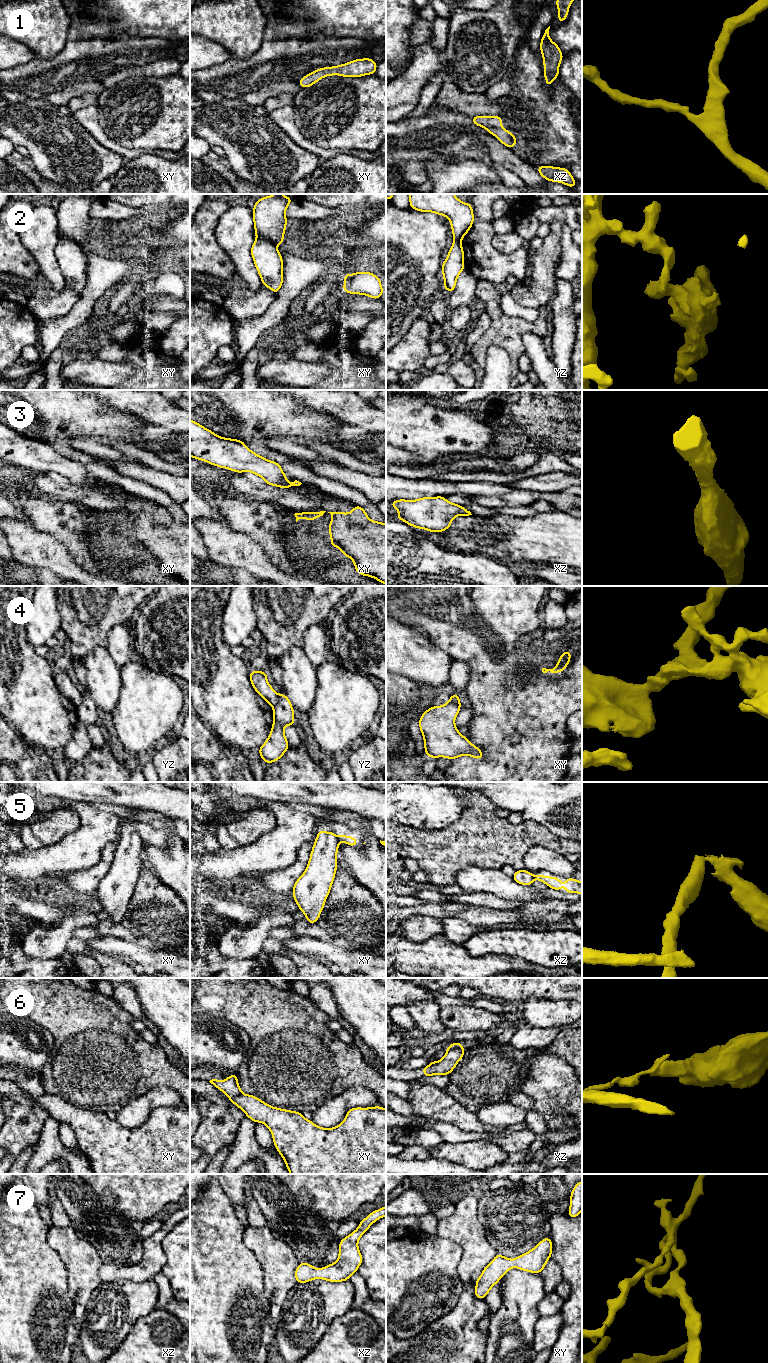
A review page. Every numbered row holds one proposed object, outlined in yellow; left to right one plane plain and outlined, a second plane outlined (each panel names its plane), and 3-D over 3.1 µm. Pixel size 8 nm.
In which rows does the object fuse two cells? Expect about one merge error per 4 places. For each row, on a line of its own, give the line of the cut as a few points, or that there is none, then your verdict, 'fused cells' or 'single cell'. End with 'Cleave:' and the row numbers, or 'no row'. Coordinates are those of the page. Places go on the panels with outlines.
1: cut none; single cell
2: cut xy (257, 237), (267, 239), (275, 246); fused cells
3: cut none; single cell
4: cut yz (278, 694), (278, 702), (273, 707); fused cells
5: cut xy (336, 836), (339, 840); fused cells
6: cut xy (242, 1093), (228, 1097); fused cells
7: cut none; single cell
Cleave: 2, 4, 5, 6

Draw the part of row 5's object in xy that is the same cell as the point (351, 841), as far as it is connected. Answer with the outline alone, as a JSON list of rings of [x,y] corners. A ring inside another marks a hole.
[[[339,835],[337,836],[338,840],[341,841],[341,842],[344,842],[346,844],[348,844],[349,846],[353,846],[353,847],[356,847],[356,844],[357,844],[357,838],[354,838],[354,837],[351,837],[351,836],[346,836],[346,835]]]

